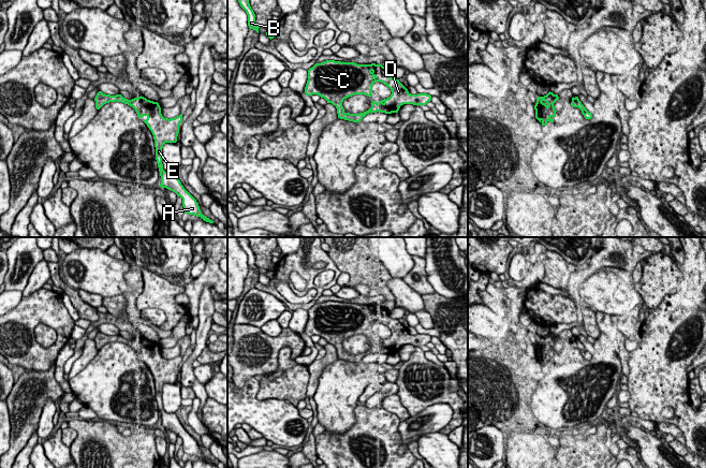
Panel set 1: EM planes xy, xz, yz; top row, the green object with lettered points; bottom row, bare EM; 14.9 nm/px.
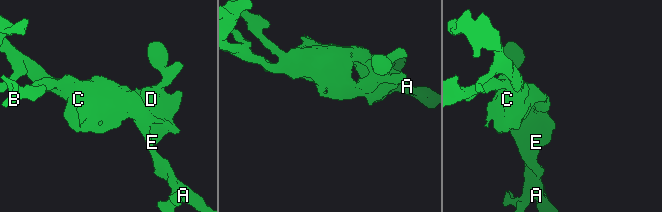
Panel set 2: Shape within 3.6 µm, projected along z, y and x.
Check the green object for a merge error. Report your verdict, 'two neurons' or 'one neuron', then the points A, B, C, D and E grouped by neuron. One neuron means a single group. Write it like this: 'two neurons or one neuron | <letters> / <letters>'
one neuron | A B C D E

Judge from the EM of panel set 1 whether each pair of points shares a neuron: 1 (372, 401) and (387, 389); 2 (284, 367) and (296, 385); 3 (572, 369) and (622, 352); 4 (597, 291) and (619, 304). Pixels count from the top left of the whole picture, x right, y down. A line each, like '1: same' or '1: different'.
1: same
2: same
3: different
4: same

